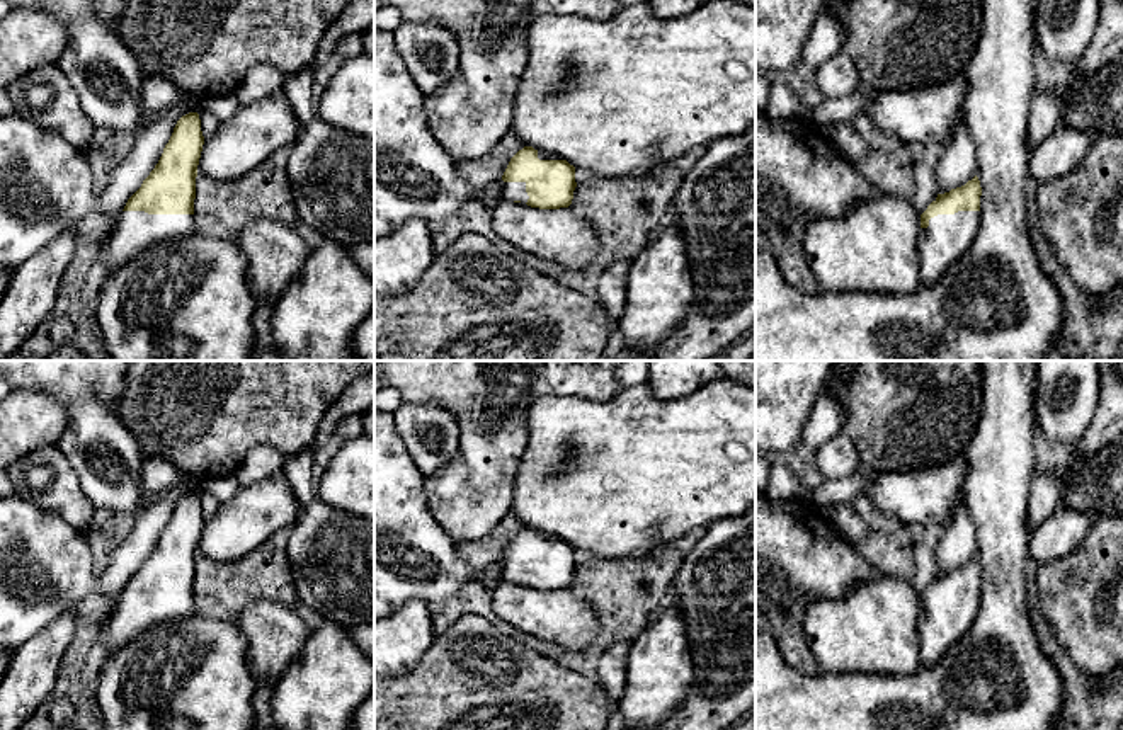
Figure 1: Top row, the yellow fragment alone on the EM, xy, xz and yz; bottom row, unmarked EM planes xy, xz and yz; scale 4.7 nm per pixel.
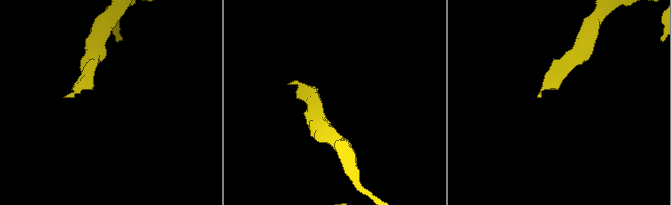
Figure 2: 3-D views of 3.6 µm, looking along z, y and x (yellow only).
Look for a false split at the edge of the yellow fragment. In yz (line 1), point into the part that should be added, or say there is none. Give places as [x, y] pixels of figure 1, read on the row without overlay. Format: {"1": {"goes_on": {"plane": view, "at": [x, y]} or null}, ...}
{"1": {"goes_on": {"plane": "yz", "at": [948, 618]}}}

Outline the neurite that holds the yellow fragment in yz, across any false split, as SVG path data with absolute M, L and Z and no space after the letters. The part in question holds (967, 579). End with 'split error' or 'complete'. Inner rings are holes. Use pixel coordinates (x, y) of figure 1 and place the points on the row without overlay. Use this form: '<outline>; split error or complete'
M980 562L938 575L921 596L919 667L938 664L970 630L980 609Z; split error

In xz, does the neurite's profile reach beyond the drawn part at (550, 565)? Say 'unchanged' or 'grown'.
grown

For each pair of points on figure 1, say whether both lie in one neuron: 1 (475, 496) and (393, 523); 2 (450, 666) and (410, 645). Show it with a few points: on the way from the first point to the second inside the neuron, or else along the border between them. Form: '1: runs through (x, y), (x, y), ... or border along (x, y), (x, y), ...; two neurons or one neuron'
1: border along (424, 477), (426, 506), (455, 543); two neurons
2: border along (438, 633), (433, 645), (410, 669), (392, 676); two neurons

